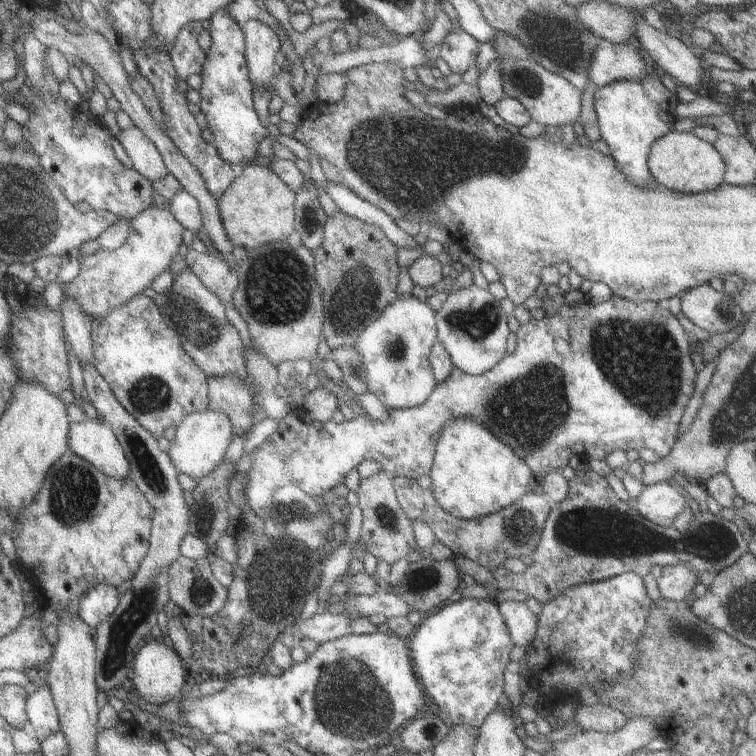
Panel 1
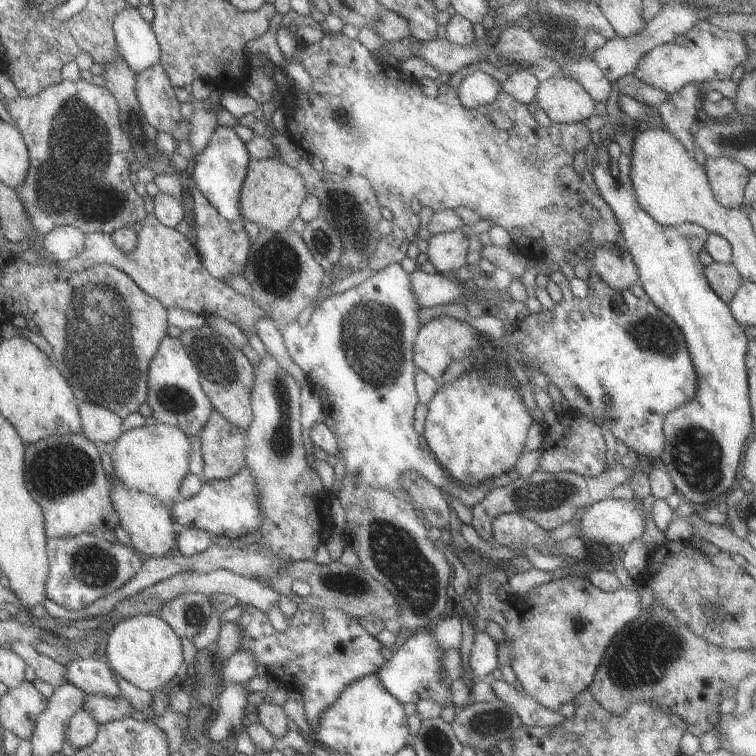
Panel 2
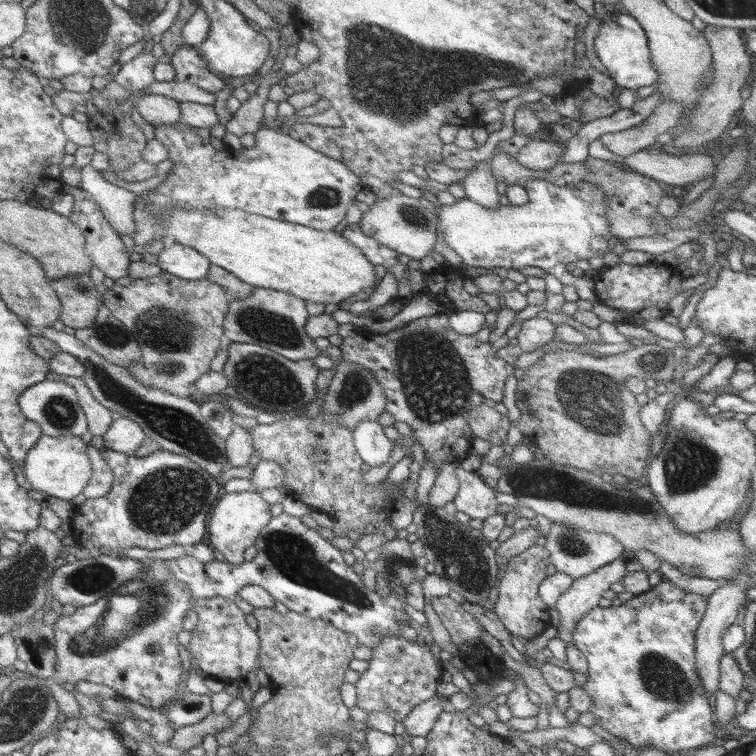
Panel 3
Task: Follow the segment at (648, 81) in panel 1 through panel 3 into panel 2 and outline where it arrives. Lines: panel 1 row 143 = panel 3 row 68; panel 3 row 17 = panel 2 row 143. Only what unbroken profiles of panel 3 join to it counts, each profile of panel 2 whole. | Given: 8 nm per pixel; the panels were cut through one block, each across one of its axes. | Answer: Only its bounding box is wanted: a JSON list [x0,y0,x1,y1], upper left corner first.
[590,113,754,506]

